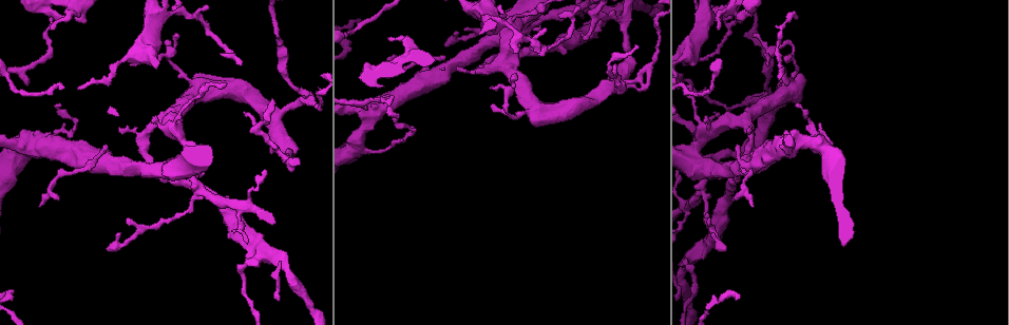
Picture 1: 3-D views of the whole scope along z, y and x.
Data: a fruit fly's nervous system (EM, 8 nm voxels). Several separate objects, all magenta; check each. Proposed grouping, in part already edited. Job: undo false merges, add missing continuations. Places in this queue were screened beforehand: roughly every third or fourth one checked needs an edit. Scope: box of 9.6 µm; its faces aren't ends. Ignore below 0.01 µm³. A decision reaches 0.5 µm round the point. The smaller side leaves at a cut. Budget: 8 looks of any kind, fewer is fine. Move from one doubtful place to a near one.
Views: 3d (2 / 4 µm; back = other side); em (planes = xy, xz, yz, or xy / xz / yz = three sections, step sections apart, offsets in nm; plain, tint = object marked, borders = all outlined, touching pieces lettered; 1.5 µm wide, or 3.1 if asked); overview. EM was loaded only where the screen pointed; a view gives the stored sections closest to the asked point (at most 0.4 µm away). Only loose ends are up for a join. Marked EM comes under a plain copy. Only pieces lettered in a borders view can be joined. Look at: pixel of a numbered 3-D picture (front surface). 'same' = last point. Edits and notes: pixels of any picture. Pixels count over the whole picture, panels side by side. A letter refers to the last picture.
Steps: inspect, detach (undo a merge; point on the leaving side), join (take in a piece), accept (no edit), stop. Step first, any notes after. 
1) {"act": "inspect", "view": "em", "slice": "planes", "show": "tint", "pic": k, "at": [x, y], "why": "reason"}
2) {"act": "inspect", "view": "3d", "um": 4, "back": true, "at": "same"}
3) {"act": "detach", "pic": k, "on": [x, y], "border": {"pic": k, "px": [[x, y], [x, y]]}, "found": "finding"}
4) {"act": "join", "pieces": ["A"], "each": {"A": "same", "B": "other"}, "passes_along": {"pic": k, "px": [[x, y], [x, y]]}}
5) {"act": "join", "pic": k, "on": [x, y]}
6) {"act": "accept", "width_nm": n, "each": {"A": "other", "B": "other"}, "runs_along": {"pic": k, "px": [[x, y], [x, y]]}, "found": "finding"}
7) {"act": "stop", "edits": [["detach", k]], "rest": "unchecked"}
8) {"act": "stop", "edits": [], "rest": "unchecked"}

{"act": "inspect", "view": "em", "slice": "xz", "step": 4, "show": "borders", "pic": 1, "at": [365, 106], "why": "an open end"}

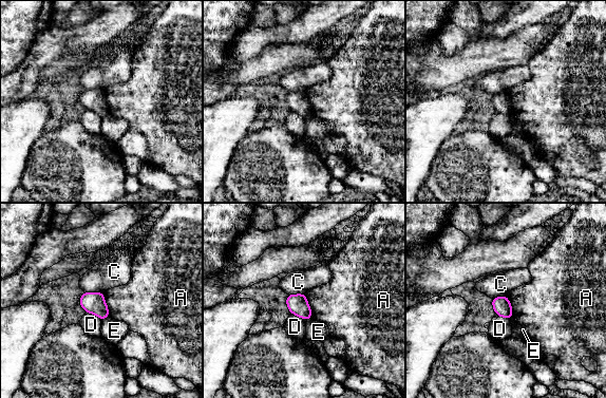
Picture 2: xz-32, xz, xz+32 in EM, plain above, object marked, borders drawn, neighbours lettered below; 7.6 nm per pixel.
{"act": "accept", "each": {"A": "other", "C": "other", "D": "other", "E": "other"}, "border": {"pic": 2, "px": [[304, 294], [311, 318]]}, "found": "no lettered piece goes on from it"}

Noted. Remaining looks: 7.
{"act": "inspect", "view": "em", "slice": "planes", "show": "borders", "pic": 1, "at": [697, 121], "why": "sharp bend"}

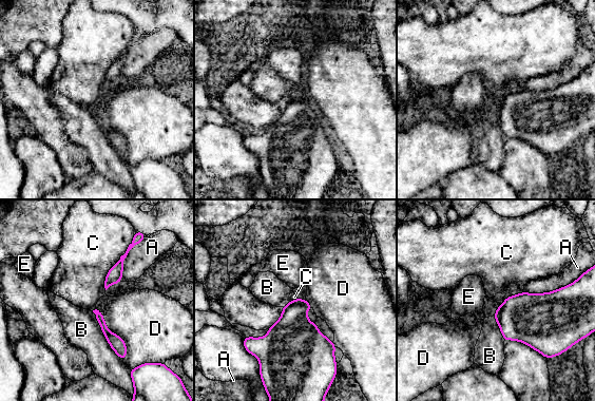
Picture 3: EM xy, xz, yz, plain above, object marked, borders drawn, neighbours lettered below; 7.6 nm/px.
{"act": "accept", "each": {"A": "other", "B": "other", "C": "other", "D": "other", "E": "other"}, "found": "continuous, no second cell"}

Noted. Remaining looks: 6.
{"act": "inspect", "view": "em", "slice": "planes", "show": "tint", "pic": 1, "at": [714, 112], "why": "branch stops here"}

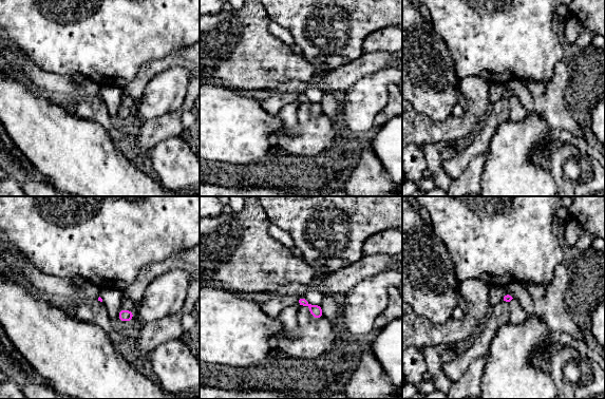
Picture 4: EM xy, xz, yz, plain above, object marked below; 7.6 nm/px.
{"act": "inspect", "view": "em", "slice": "planes", "show": "borders", "at": "same"}

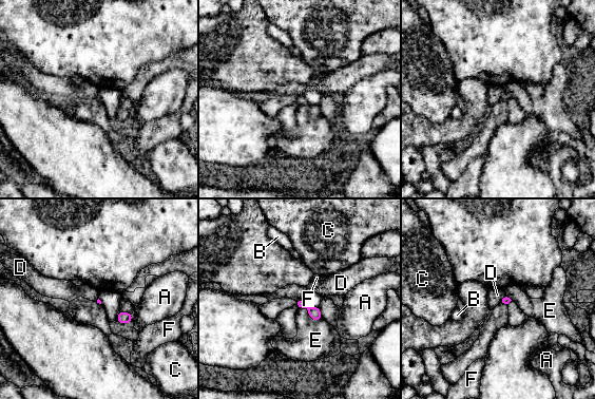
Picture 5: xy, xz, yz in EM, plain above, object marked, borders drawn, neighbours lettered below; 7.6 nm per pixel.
{"act": "accept", "each": {"A": "other", "B": "other", "C": "other", "D": "other", "E": "other", "F": "other"}, "border": {"pic": 5, "px": [[301, 298], [296, 301]]}, "found": "no lettered piece goes on from it"}

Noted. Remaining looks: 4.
{"act": "stop", "edits": [], "rest": "unchecked"}

